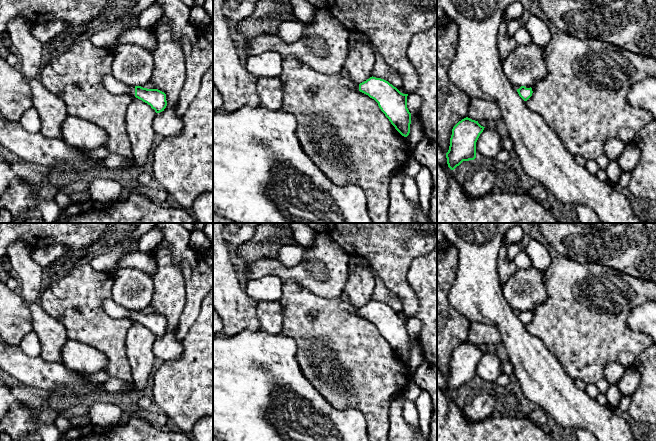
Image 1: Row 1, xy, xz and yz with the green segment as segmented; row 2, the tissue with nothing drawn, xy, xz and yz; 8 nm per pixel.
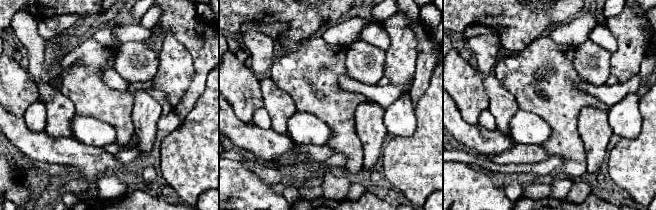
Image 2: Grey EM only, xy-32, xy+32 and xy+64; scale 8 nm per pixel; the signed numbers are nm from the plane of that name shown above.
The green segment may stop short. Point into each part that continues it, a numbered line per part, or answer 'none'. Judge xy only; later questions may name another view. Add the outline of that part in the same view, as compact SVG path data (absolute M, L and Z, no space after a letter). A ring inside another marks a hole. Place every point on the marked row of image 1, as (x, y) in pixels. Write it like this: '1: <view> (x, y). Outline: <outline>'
1: xy (114, 86). Outline: M112 74L104 76L102 82L105 88L114 95L135 96L135 86L130 86L118 81Z

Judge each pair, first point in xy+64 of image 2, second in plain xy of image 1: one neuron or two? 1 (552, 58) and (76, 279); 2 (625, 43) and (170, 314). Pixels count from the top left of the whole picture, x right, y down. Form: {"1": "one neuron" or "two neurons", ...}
{"1": "one neuron", "2": "one neuron"}

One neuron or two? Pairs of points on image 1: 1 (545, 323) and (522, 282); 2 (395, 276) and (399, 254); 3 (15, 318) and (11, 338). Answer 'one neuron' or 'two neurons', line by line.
1: two neurons
2: one neuron
3: one neuron

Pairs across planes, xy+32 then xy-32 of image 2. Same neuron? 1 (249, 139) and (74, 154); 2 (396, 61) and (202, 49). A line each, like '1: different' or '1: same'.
1: same
2: different

